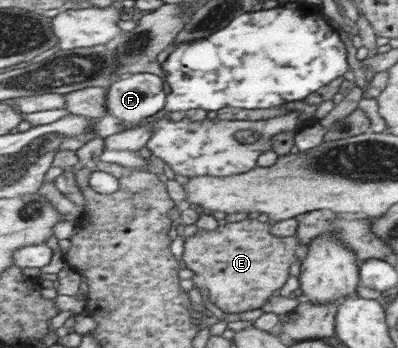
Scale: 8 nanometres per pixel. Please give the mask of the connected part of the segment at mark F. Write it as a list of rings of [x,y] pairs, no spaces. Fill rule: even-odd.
[[[131,74],[116,78],[106,91],[104,108],[108,115],[120,120],[122,129],[131,129],[164,106],[162,80],[150,74]]]

